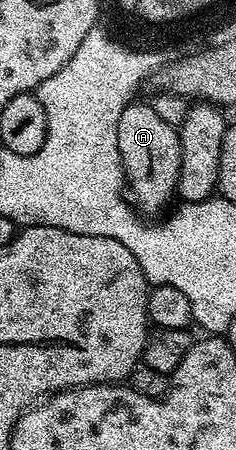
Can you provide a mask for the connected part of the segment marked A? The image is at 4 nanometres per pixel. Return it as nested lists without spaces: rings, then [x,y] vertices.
[[[133,101],[129,103],[126,109],[122,109],[122,117],[118,117],[118,153],[122,157],[122,165],[124,166],[124,178],[126,180],[126,191],[130,196],[131,202],[137,211],[144,217],[156,217],[160,210],[167,205],[176,195],[176,183],[180,179],[180,132],[175,127],[166,125],[166,121],[162,121],[162,117],[158,117],[158,113],[154,113],[154,109],[147,102],[139,103]]]

